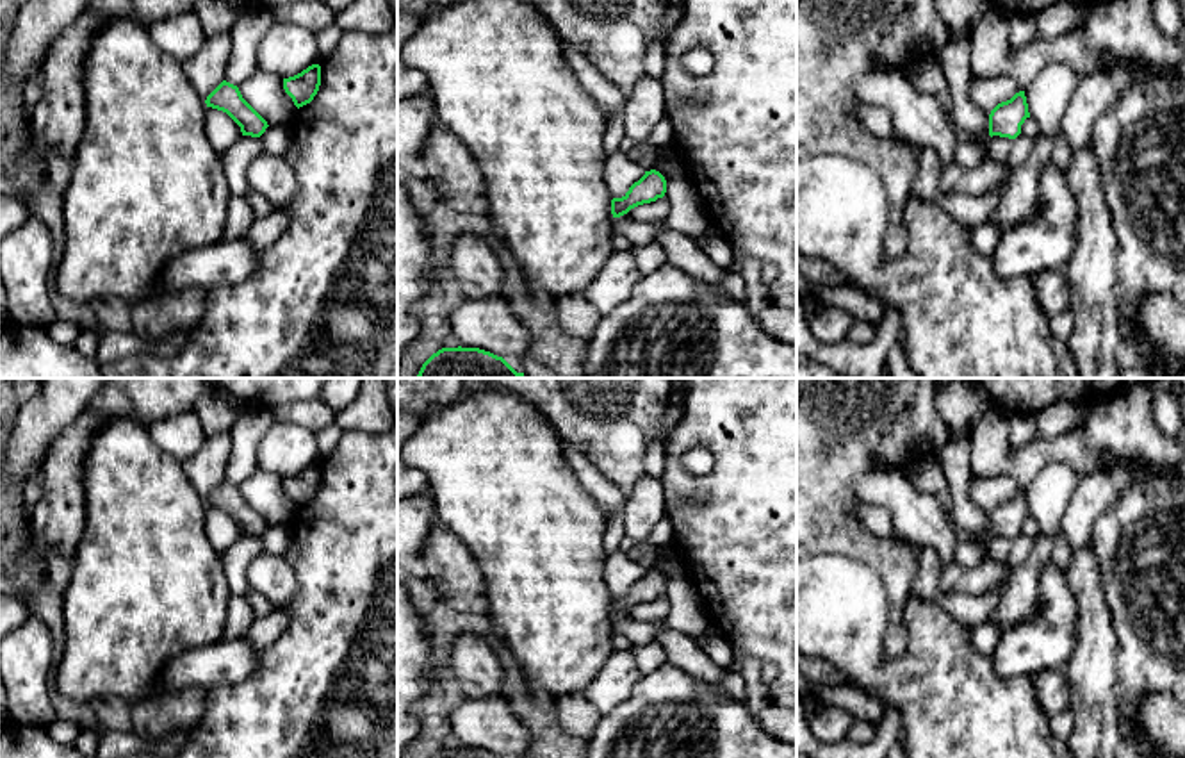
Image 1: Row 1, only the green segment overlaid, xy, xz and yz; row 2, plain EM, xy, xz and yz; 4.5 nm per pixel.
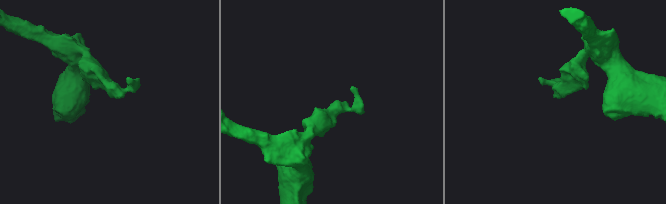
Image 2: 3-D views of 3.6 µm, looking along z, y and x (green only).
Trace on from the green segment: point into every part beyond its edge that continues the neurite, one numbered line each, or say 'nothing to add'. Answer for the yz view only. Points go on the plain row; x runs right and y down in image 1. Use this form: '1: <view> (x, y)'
nothing to add

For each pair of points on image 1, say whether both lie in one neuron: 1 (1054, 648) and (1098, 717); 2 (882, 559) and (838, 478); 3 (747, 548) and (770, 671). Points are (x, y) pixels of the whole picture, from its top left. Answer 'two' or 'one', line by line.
1: two
2: one
3: two

